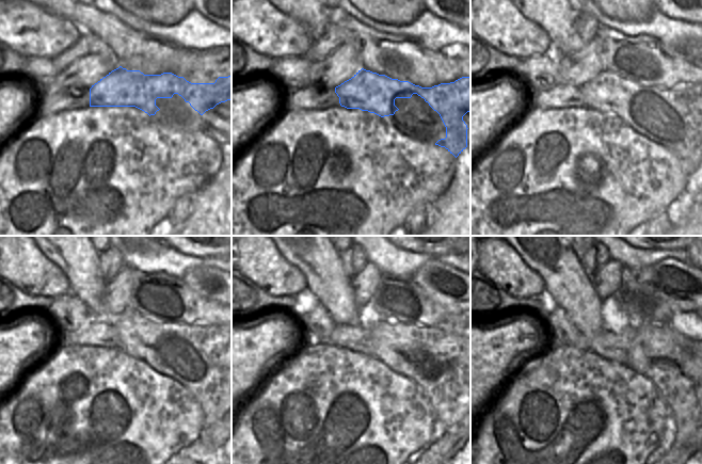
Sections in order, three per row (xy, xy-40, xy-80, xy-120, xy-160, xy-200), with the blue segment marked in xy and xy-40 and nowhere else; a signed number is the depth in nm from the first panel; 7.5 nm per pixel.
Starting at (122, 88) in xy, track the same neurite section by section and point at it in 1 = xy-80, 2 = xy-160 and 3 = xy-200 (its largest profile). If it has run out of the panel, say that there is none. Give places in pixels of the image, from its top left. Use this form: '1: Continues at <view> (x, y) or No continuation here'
1: Continues at xy-80 (608, 93)
2: Continues at xy-160 (448, 398)
3: Continues at xy-200 (687, 399)

